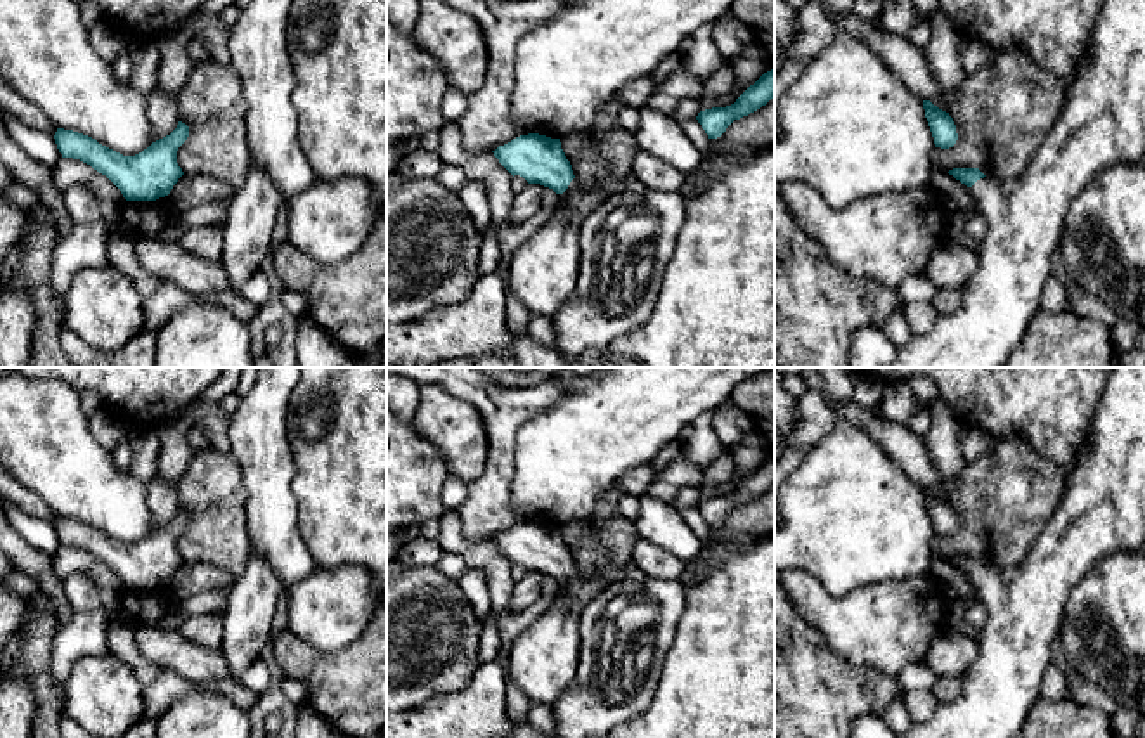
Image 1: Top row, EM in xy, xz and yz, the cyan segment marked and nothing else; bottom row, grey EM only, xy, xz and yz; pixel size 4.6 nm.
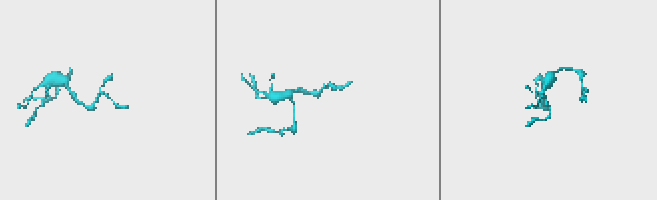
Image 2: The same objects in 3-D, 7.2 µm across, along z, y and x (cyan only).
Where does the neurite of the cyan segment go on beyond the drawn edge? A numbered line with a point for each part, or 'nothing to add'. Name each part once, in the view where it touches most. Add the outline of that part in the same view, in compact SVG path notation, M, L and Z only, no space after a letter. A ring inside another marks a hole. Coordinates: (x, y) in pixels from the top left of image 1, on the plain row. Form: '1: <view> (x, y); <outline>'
1: xz (543, 662); M573 566L568 577L563 582L558 582L558 591L551 605L514 638L509 651L509 676L513 683L528 700L542 705L553 705L577 674L580 650L579 617L582 606L573 605L566 596L577 575L579 568Z

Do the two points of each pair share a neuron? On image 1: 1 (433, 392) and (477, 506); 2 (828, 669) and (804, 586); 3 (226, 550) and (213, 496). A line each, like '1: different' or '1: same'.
1: different
2: different
3: same

